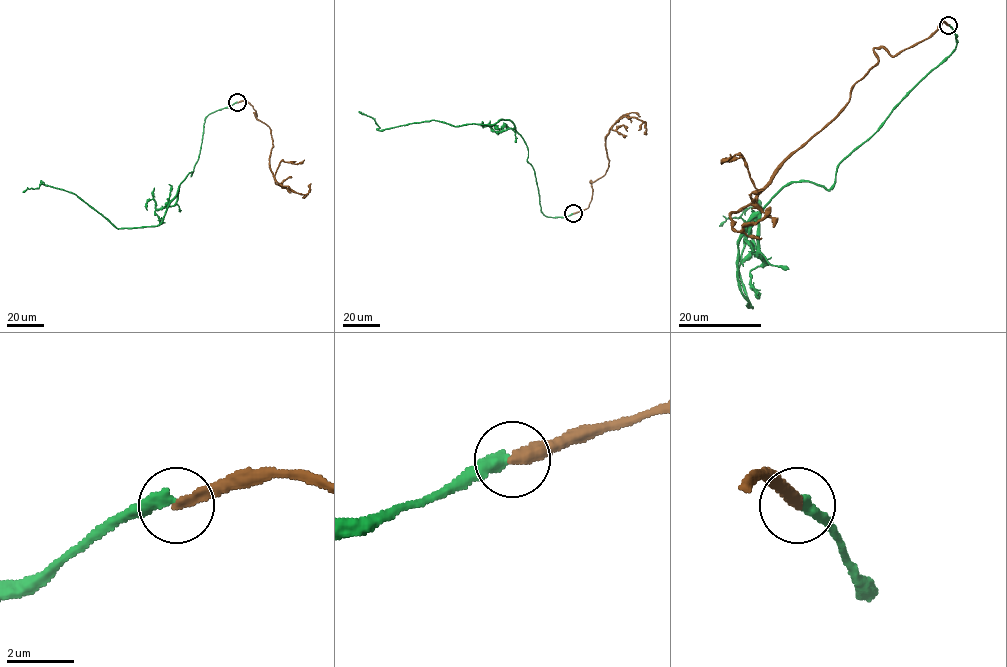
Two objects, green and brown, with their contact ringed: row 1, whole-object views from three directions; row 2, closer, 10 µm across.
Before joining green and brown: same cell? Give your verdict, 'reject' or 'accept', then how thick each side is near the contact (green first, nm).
reject; calibres 360 and 360 nm

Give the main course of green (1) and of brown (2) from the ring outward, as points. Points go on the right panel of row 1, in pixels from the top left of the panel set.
1: (948, 25), (954, 50), (829, 189), (794, 181), (749, 221), (752, 307), (740, 257), (760, 204), (719, 226)
2: (948, 25), (894, 56), (876, 48), (878, 61), (849, 103), (731, 214), (732, 227), (754, 225), (770, 206)

